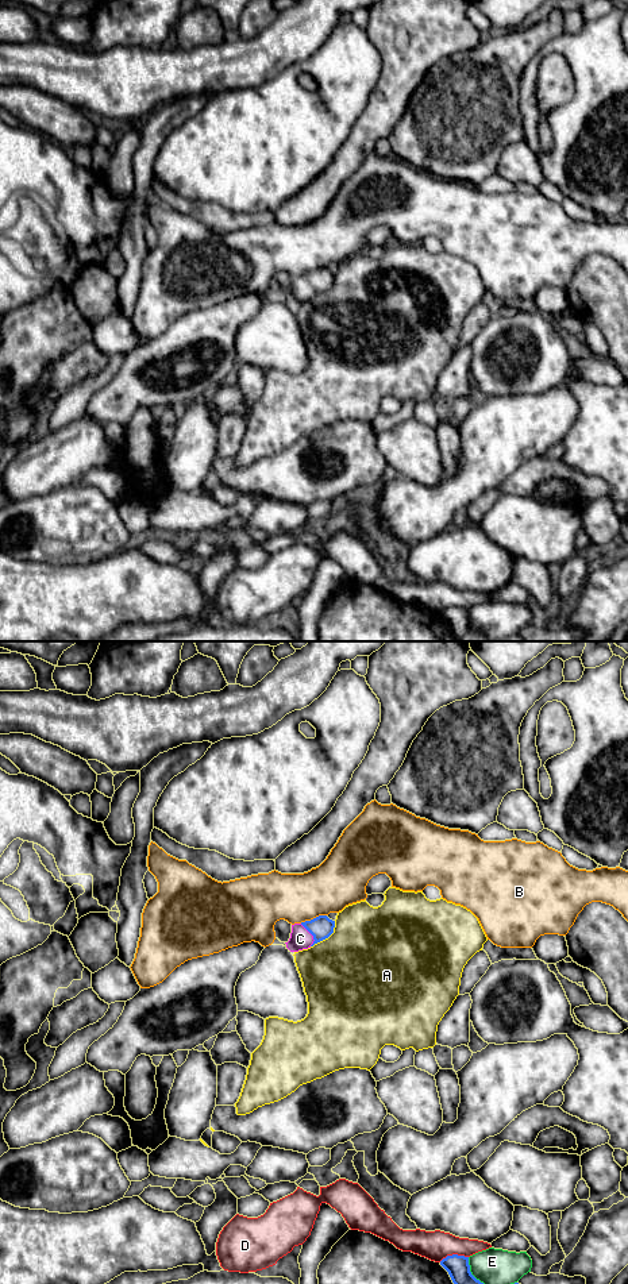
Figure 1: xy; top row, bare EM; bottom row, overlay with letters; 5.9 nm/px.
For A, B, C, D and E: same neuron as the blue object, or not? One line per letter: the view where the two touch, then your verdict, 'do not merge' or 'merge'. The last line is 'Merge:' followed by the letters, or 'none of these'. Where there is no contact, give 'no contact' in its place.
A: meets blue in xy; do not merge
B: meets blue in xy; do not merge
C: meets blue in xy; merge
D: meets blue in xy; do not merge
E: meets blue in xy; do not merge
Merge: C

